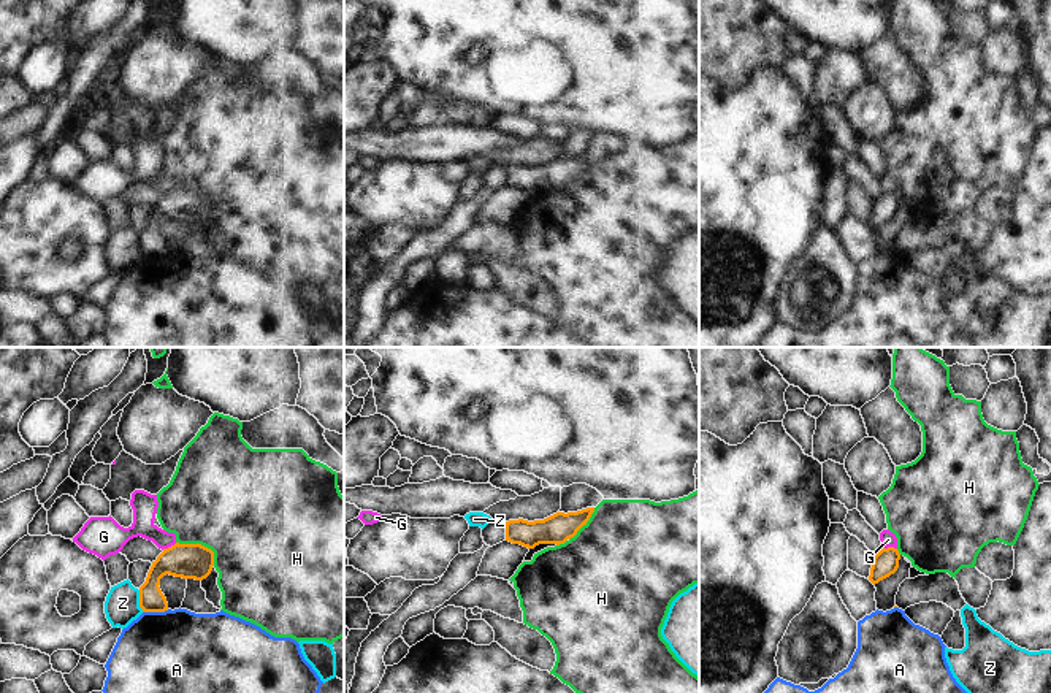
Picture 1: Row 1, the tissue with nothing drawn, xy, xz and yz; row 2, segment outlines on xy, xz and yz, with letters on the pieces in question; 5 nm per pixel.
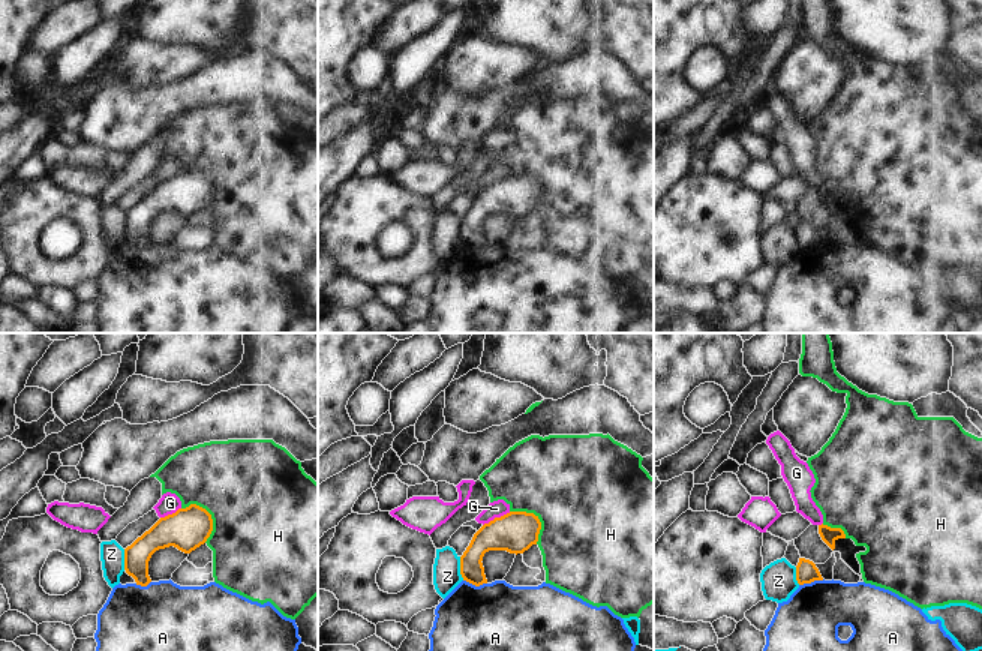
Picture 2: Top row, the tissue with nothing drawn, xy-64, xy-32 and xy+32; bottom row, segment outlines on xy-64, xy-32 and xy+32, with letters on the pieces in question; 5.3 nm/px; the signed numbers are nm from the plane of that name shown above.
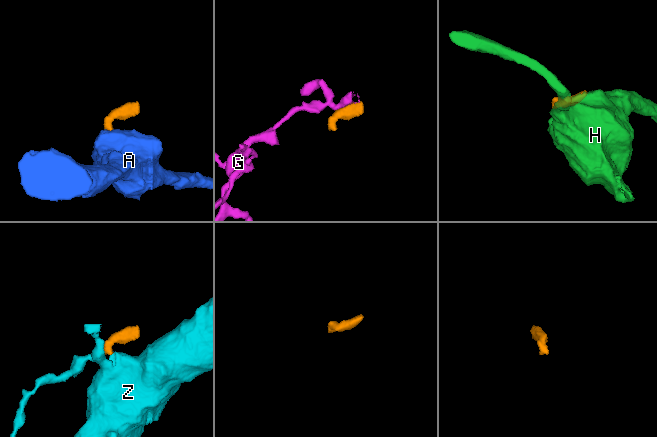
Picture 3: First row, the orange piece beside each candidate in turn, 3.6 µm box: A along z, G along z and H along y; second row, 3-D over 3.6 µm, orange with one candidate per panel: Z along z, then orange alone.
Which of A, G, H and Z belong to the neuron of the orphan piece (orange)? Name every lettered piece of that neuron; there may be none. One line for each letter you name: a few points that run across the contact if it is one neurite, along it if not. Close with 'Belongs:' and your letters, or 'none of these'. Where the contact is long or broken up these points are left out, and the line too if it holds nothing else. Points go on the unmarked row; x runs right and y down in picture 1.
Belongs: none of these.

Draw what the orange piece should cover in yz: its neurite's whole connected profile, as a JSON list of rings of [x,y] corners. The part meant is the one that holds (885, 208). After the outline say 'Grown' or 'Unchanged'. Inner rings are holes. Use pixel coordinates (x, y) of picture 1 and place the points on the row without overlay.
[[[894,192],[881,193],[873,200],[869,225],[875,230],[894,219],[899,212],[900,198]]]. Unchanged.

